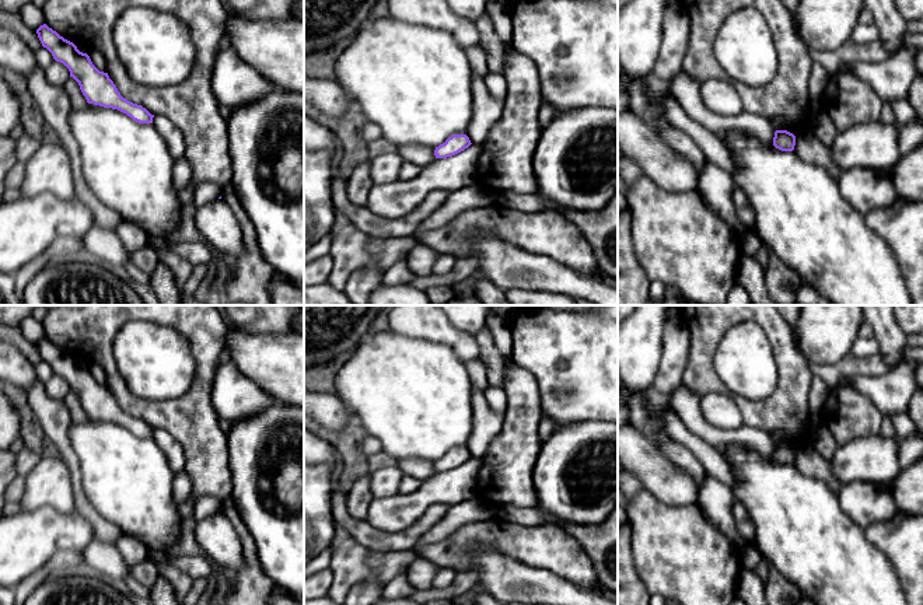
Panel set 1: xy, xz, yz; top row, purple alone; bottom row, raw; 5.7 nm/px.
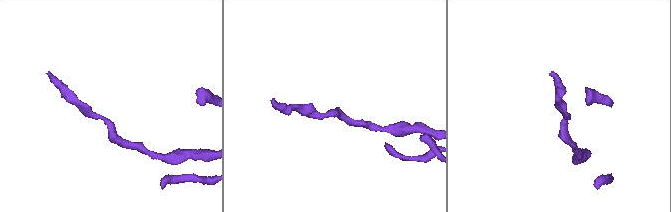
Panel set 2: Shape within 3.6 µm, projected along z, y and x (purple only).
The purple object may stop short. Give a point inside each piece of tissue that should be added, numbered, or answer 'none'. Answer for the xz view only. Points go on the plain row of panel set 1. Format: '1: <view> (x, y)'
none

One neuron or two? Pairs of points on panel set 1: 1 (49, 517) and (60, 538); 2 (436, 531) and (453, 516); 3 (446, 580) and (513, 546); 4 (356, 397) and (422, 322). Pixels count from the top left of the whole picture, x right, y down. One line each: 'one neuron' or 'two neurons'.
1: one neuron
2: one neuron
3: two neurons
4: two neurons

